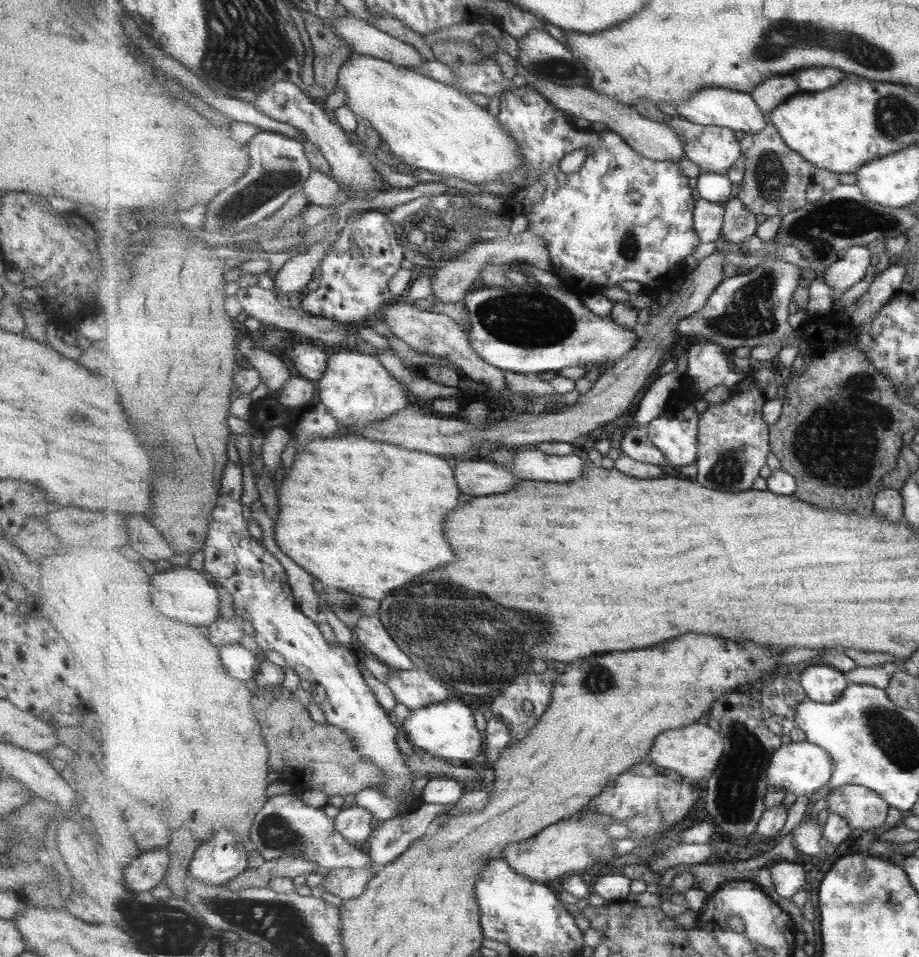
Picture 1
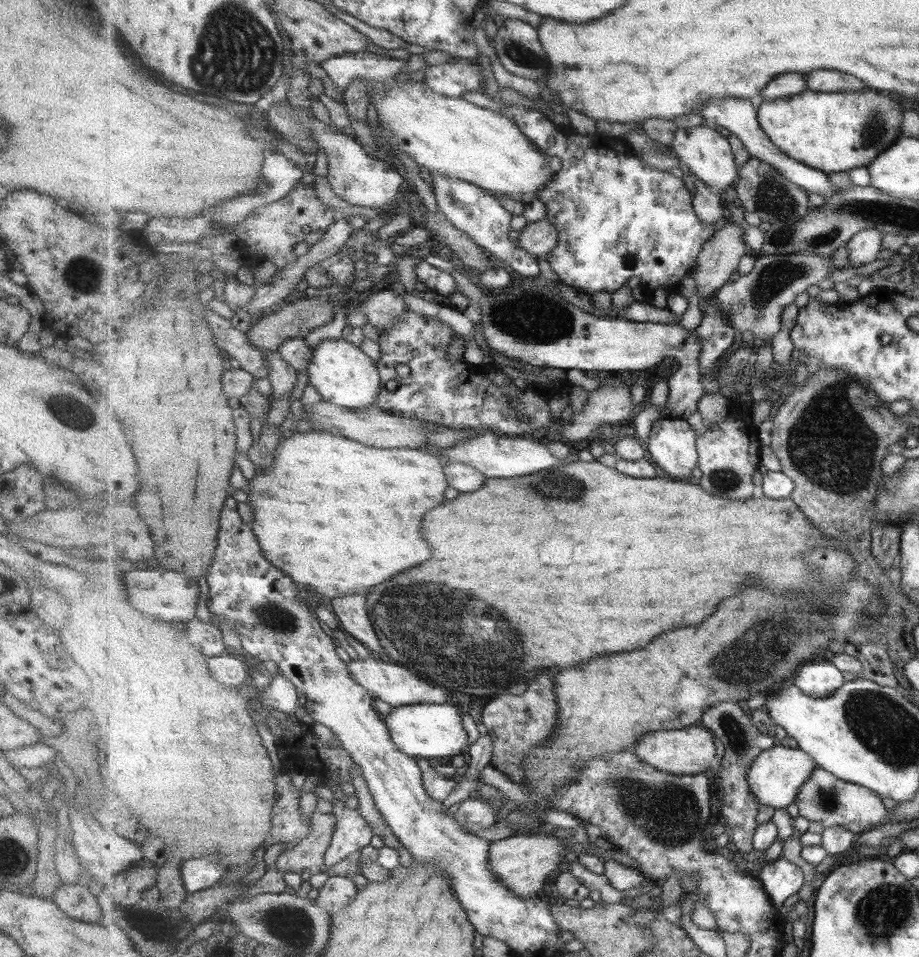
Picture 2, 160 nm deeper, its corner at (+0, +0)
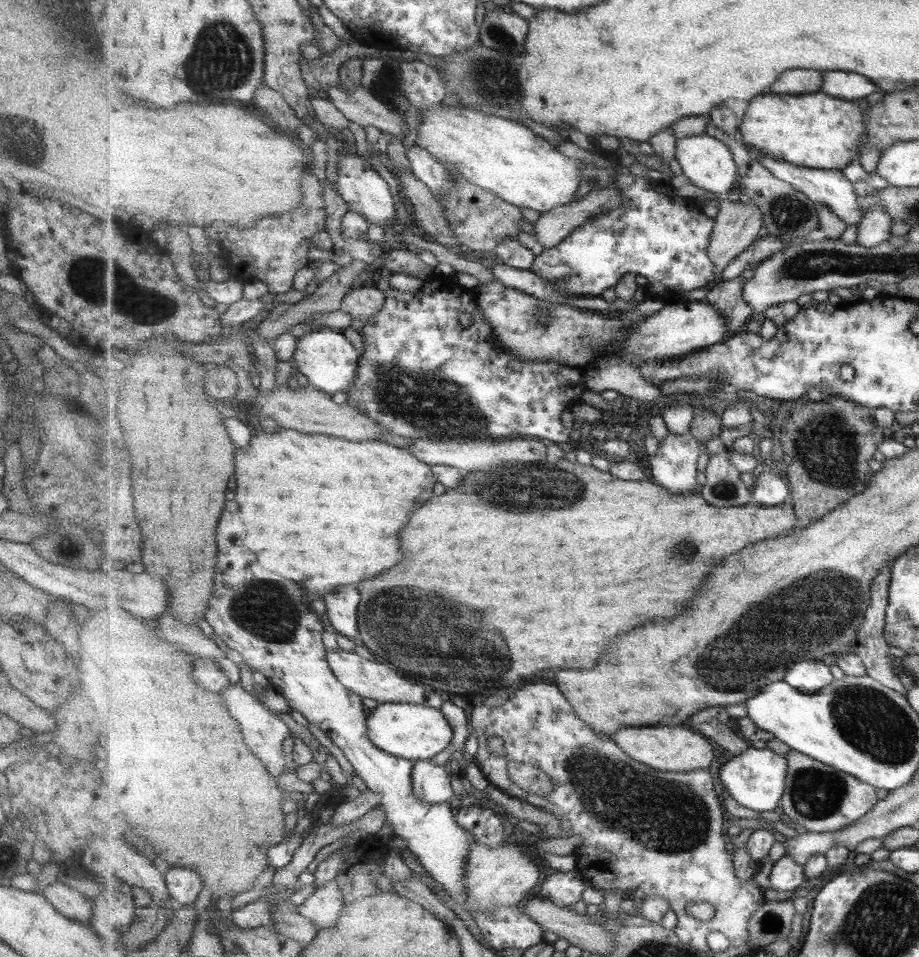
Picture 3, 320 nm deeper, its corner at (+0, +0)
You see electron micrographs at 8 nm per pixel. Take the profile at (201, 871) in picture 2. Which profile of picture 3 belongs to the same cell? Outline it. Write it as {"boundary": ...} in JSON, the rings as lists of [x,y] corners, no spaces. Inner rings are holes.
{"boundary":[[[173,866],[166,873],[166,883],[170,890],[171,897],[178,906],[195,904],[197,896],[201,894],[204,884],[200,874],[192,869],[177,868]]]}

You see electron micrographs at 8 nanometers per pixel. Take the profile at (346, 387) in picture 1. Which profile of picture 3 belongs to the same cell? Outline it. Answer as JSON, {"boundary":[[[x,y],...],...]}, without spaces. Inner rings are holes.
{"boundary":[[[317,327],[298,338],[293,358],[299,372],[303,373],[311,384],[321,392],[333,395],[334,392],[348,391],[357,374],[360,354],[342,332],[329,327]]]}

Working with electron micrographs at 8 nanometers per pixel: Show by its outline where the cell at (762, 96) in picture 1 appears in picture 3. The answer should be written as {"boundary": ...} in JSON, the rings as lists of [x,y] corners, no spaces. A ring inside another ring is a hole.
{"boundary":[[[793,69],[782,73],[780,79],[769,88],[768,92],[786,95],[806,95],[821,92],[824,87],[823,71],[815,69]]]}

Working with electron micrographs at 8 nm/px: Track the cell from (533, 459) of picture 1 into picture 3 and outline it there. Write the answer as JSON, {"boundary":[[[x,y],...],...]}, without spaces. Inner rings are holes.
{"boundary":[[[534,438],[507,439],[505,442],[481,442],[481,440],[453,440],[453,442],[433,442],[433,440],[415,440],[408,446],[408,451],[420,458],[425,464],[444,464],[454,466],[461,472],[467,470],[487,470],[493,472],[503,465],[517,461],[543,462],[547,458],[547,446]]]}

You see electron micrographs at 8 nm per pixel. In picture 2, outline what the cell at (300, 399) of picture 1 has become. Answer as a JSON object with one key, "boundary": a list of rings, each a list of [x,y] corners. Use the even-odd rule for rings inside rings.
{"boundary":[[[279,351],[265,352],[266,362],[270,370],[268,376],[273,390],[273,401],[287,392],[291,392],[297,384],[297,369],[292,367]]]}

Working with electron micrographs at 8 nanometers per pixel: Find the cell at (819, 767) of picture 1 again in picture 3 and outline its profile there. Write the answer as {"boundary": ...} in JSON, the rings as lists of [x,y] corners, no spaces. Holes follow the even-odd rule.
{"boundary":[[[768,747],[765,749],[751,748],[741,756],[732,758],[718,769],[718,778],[728,794],[741,806],[755,812],[775,810],[785,790],[788,771],[787,756],[777,755]]]}

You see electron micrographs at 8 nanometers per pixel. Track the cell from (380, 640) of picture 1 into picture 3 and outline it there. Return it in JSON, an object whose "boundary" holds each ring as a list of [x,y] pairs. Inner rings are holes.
{"boundary":[[[340,586],[323,596],[326,615],[335,632],[350,640],[359,641],[359,604],[361,594],[357,586]]]}

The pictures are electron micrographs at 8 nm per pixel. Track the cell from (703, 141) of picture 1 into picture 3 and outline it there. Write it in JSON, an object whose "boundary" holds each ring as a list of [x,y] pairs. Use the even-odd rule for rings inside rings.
{"boundary":[[[696,135],[678,140],[676,160],[682,167],[683,174],[690,182],[700,189],[704,189],[715,195],[727,194],[740,180],[739,167],[731,153],[731,149],[716,137]]]}

